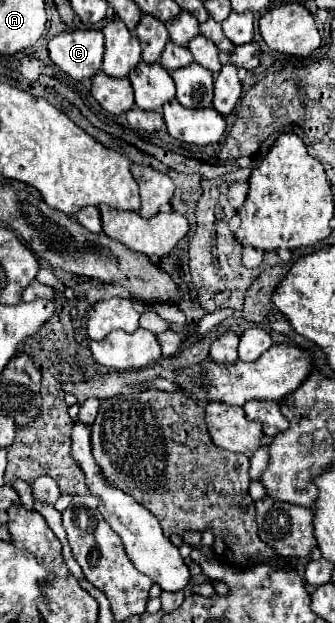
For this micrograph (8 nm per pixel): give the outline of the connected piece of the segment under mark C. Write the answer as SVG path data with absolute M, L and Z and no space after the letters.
M97 28L61 32L49 42L49 58L73 80L93 78L101 70L103 32Z

